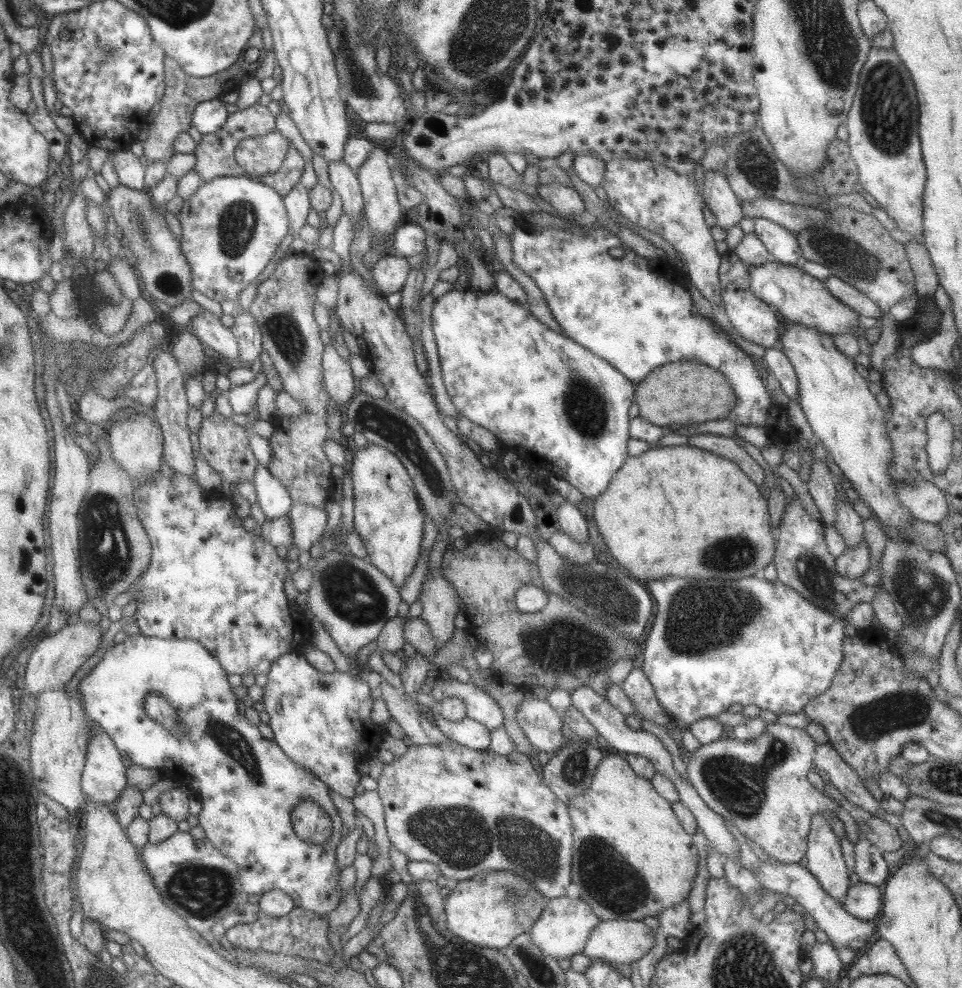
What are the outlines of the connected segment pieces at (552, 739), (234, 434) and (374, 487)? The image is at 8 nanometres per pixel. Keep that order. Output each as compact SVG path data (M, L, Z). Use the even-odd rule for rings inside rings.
M526 695L517 706L515 720L531 746L549 756L565 744L566 739L561 733L561 713L552 710L545 699L538 700Z
M213 411L207 417L202 418L201 426L196 434L201 458L206 460L221 480L227 480L230 484L237 480L250 480L257 462L247 443L250 433L246 427L235 425L230 417L223 417Z
M376 444L352 451L350 473L354 496L352 522L365 547L365 559L399 590L413 573L424 529L425 516L413 490L412 480L400 460Z

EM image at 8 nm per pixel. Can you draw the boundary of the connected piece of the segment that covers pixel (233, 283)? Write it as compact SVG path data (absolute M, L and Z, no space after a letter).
M246 175L219 176L203 183L193 196L183 200L177 220L182 228L180 248L190 268L191 286L218 303L238 298L239 293L269 264L289 228L282 196Z

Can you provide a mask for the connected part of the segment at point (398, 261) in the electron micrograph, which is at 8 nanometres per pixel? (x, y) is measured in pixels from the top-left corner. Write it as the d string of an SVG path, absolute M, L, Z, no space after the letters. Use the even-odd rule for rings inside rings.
M388 252L383 254L370 269L375 286L384 296L401 290L410 266L403 256Z

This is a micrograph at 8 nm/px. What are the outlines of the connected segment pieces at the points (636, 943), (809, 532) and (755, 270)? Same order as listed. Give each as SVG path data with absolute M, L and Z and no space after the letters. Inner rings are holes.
M603 920L589 933L580 952L607 964L631 964L652 949L654 932L637 920Z
M795 493L788 500L774 536L772 562L776 568L777 581L797 592L809 604L815 604L817 608L823 608L825 612L836 616L837 620L844 621L855 604L871 604L873 595L877 594L877 588L863 585L859 578L839 577L835 571L834 557L827 551L823 541L824 526L803 509Z
M771 260L765 264L749 266L750 291L765 304L776 309L785 320L794 324L814 328L829 336L835 334L853 334L858 329L858 314L845 303L837 300L825 288L824 281L805 274L800 268L791 264L779 264Z

